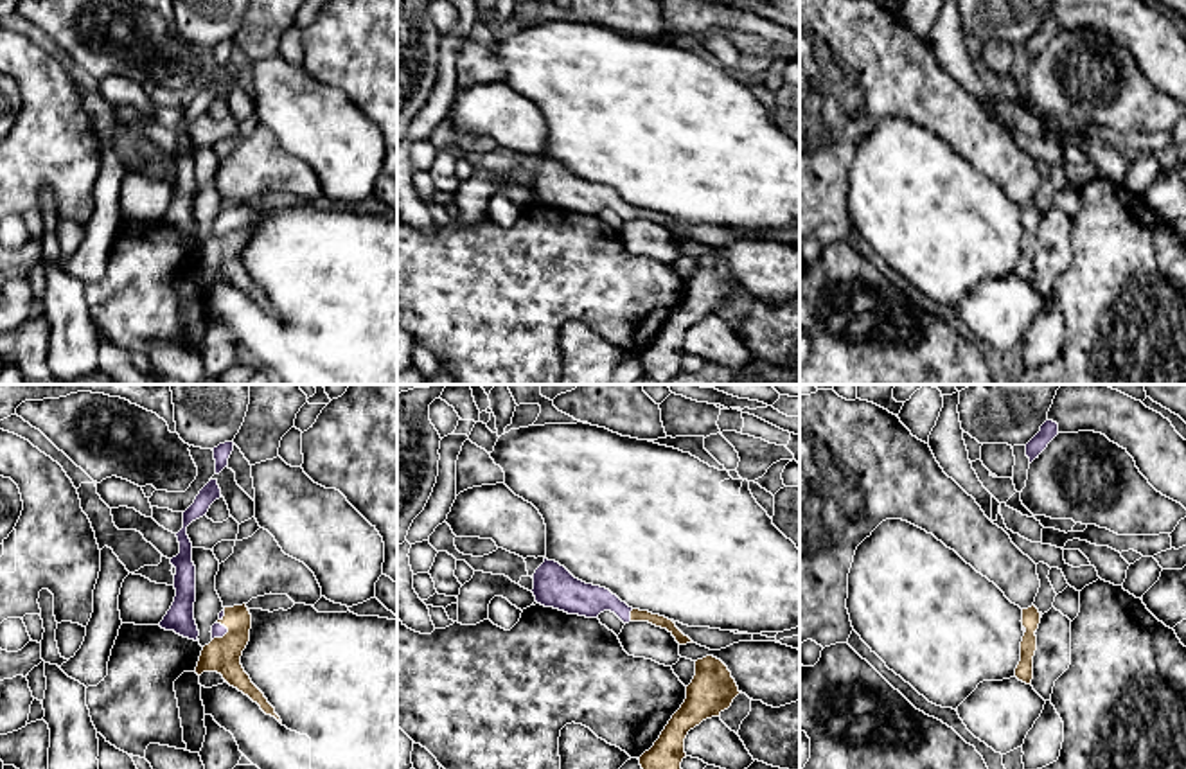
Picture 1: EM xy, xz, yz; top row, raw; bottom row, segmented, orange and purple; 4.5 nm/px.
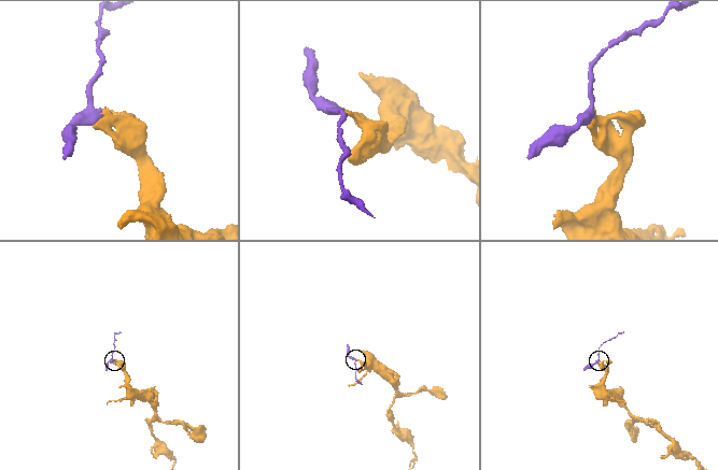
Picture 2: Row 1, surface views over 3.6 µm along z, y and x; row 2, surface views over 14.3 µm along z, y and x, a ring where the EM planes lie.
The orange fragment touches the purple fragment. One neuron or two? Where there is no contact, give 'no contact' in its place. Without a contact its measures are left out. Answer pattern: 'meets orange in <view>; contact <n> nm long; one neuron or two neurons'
meets orange in xy; contact 160 nm long; one neuron

